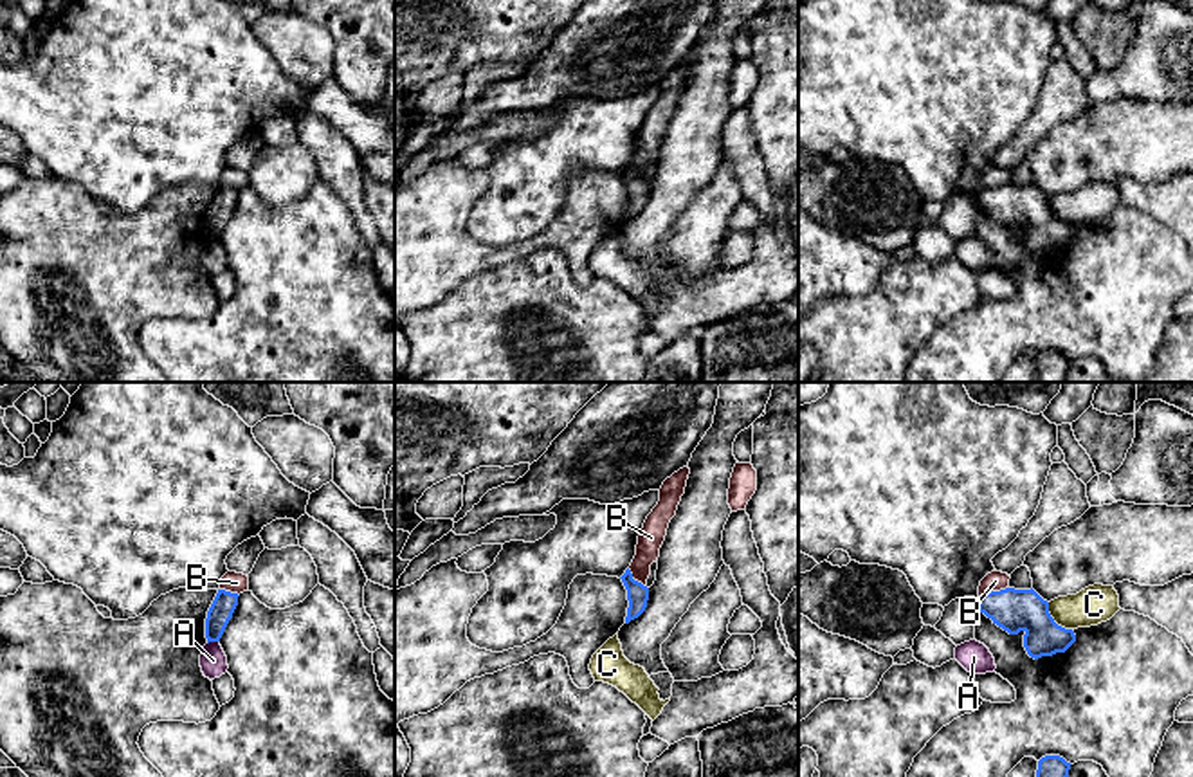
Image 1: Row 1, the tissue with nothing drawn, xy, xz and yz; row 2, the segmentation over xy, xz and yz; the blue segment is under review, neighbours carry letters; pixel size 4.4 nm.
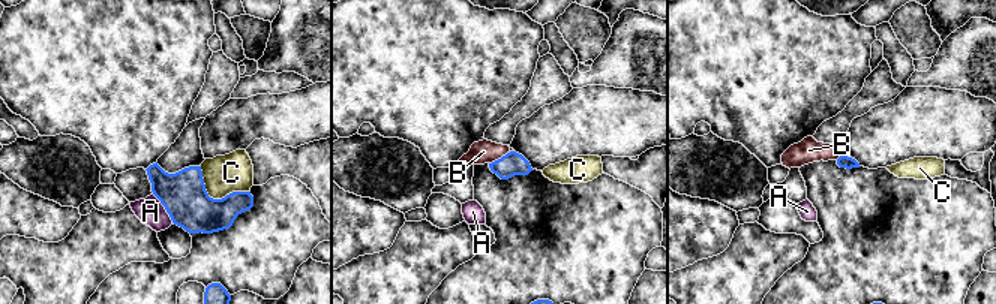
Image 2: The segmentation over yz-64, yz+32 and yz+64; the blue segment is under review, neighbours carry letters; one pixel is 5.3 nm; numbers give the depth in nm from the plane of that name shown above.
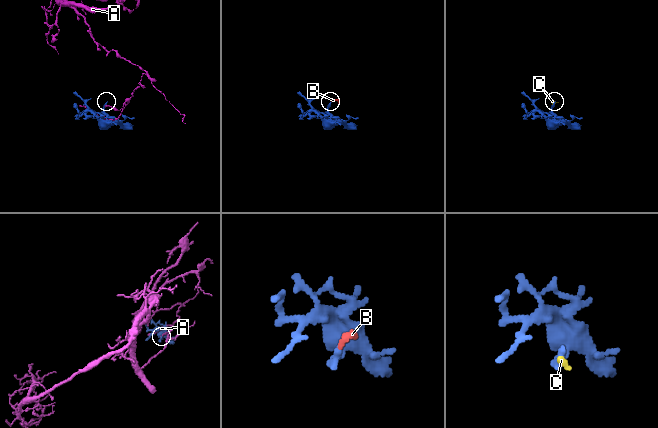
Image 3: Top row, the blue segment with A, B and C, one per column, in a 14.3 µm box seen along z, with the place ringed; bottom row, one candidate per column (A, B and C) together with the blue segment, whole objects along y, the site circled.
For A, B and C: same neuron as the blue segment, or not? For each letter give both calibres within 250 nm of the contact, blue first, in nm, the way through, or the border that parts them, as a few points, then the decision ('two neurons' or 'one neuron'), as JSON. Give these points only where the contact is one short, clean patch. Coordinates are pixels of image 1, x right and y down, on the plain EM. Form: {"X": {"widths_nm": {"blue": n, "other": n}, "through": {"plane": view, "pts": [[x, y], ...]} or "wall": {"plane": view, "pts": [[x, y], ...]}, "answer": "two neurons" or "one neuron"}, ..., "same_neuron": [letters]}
{"A": {"widths_nm": {"blue": 110, "other": 120}, "answer": "two neurons"}, "B": {"widths_nm": {"blue": 190, "other": 90}, "wall": {"plane": "yz", "pts": [[1008, 182], [997, 188], [984, 188], [979, 193]]}, "answer": "two neurons"}, "C": {"widths_nm": {"blue": 190, "other": 170}, "wall": {"plane": "yz", "pts": [[1047, 199], [1049, 211], [1071, 226]]}, "answer": "two neurons"}, "same_neuron": []}

